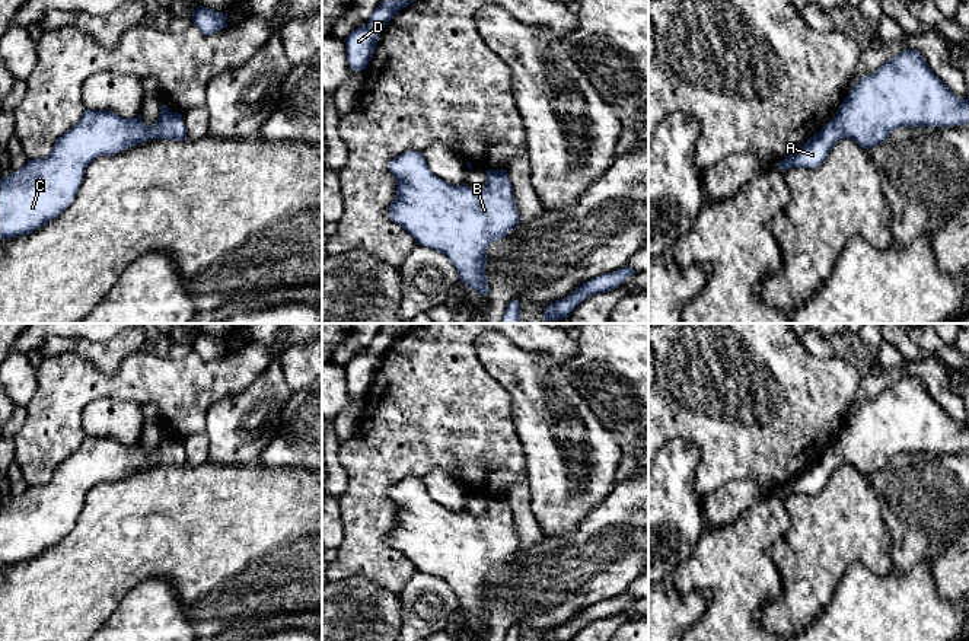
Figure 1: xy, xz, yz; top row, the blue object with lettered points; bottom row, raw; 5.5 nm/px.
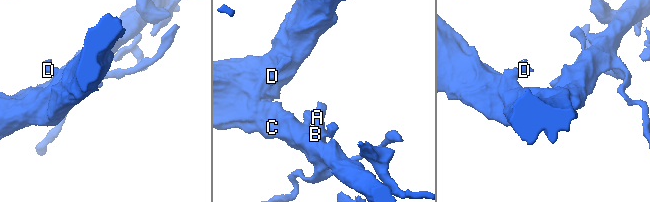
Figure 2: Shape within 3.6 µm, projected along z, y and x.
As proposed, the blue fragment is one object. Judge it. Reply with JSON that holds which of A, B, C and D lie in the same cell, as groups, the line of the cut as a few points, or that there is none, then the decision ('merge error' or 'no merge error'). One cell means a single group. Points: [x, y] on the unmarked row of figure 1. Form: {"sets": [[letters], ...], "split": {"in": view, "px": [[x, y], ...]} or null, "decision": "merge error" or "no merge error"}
{"sets": [["A", "B", "C", "D"]], "split": null, "decision": "no merge error"}

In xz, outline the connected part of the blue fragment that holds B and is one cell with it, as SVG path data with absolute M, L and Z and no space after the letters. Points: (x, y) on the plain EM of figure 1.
M411 476L389 488L396 506L396 524L389 532L389 546L399 551L415 567L444 580L455 591L460 609L485 622L488 571L506 564L517 551L519 539L507 497L485 497L487 508L481 516L449 510L436 503L421 478Z

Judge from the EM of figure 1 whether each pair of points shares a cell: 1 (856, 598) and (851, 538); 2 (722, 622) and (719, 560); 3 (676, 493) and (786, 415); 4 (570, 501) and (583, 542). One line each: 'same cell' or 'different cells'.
1: different cells
2: same cell
3: different cells
4: different cells

